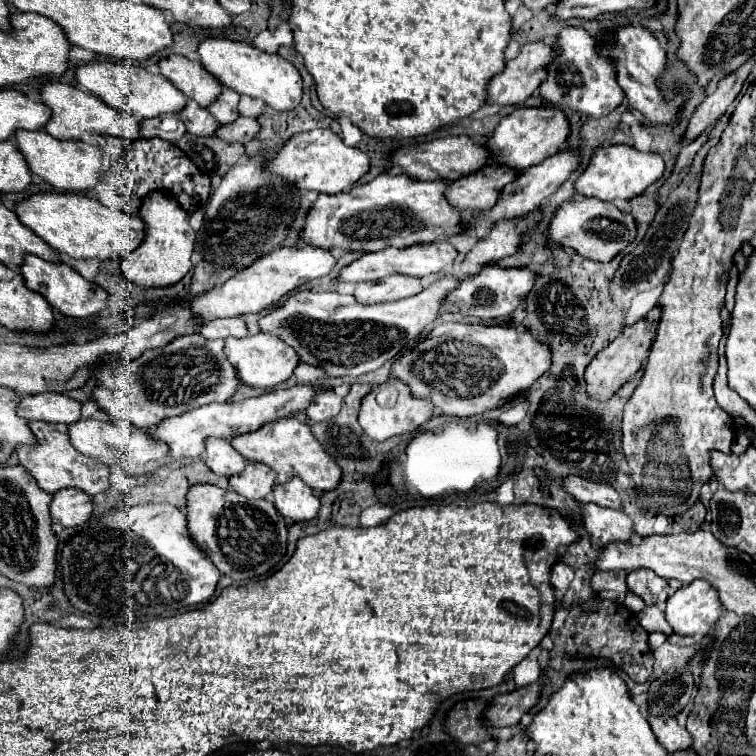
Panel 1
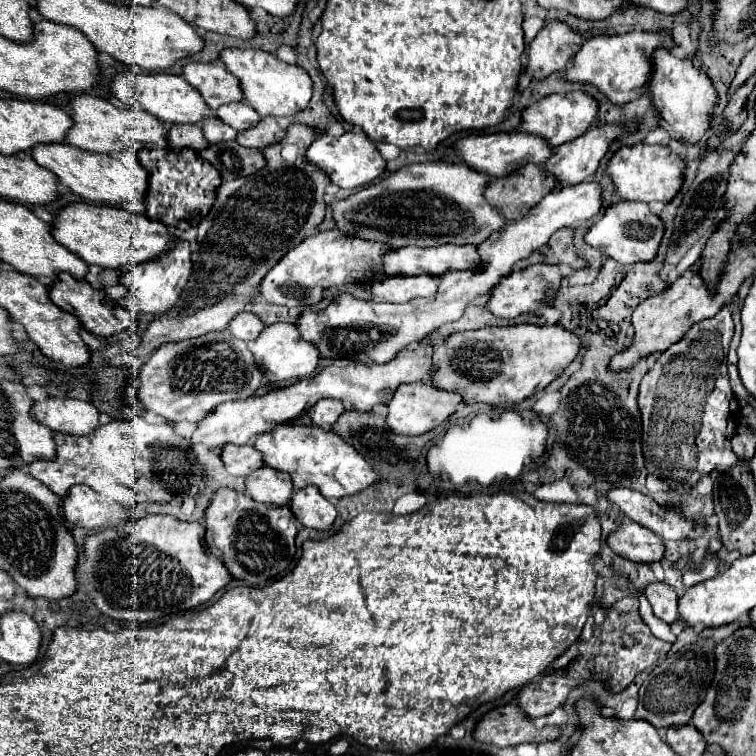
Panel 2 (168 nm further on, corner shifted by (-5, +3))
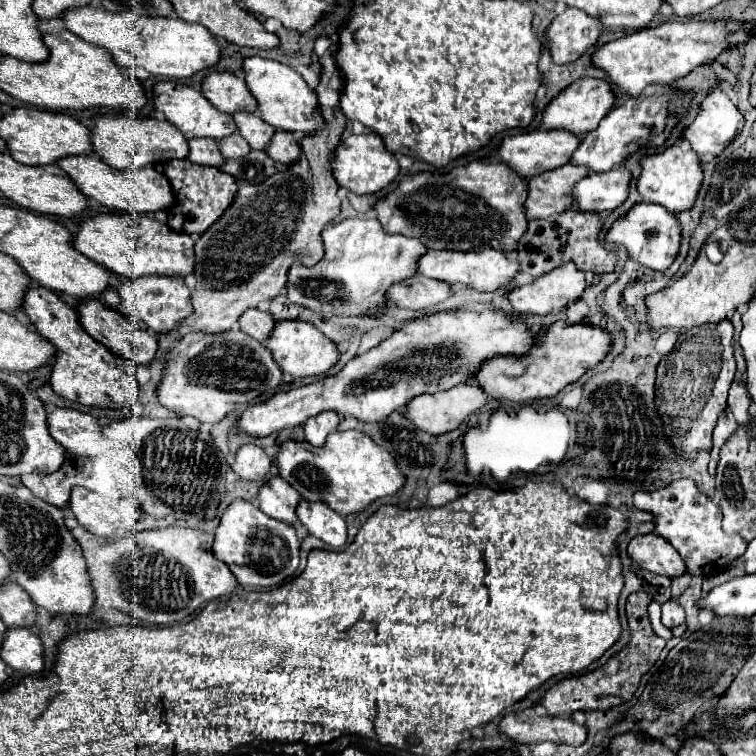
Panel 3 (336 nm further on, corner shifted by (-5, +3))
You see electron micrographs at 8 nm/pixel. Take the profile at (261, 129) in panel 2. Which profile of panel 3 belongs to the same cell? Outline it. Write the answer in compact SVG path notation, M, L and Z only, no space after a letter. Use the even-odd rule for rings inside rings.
M277 131L271 139L271 145L267 149L267 155L275 161L281 161L285 165L293 165L301 157L301 145L297 141L297 135Z

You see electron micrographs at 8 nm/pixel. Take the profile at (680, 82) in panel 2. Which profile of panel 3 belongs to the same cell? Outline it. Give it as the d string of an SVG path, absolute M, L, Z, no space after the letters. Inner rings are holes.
M715 89L709 97L705 97L699 117L689 129L685 129L685 139L689 139L697 155L717 157L735 141L743 125L745 119L739 109L721 89Z

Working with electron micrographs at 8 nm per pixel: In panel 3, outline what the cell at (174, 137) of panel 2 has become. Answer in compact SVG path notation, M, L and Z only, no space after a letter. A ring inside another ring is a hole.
M209 137L191 139L189 147L191 147L191 153L189 153L191 163L207 165L207 167L221 167L221 161L225 161L221 157L221 151L217 149L217 143L211 141Z

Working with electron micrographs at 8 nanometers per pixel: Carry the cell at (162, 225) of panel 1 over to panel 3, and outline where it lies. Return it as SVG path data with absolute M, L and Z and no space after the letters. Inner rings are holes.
M139 277L139 279L127 279L117 285L117 293L121 295L121 305L117 307L119 313L131 317L131 321L143 321L149 325L155 333L171 333L177 329L177 325L193 313L193 305L189 299L189 289L185 287L185 281L177 277Z

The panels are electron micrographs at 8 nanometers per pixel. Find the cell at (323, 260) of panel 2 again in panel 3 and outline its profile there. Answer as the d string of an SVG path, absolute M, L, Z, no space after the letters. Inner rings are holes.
M349 217L333 223L323 231L325 257L313 265L293 265L287 281L287 297L311 311L337 317L377 317L391 303L385 297L387 289L417 273L417 261L427 253L427 247L405 235L389 235L377 219Z

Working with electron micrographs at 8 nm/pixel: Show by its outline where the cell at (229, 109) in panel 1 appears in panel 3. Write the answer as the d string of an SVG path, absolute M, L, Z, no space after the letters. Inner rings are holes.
M239 111L233 115L235 123L237 123L237 129L239 133L249 141L249 145L253 149L259 149L259 151L265 151L269 147L269 141L275 133L275 129L265 123L257 113L245 113L245 111Z

